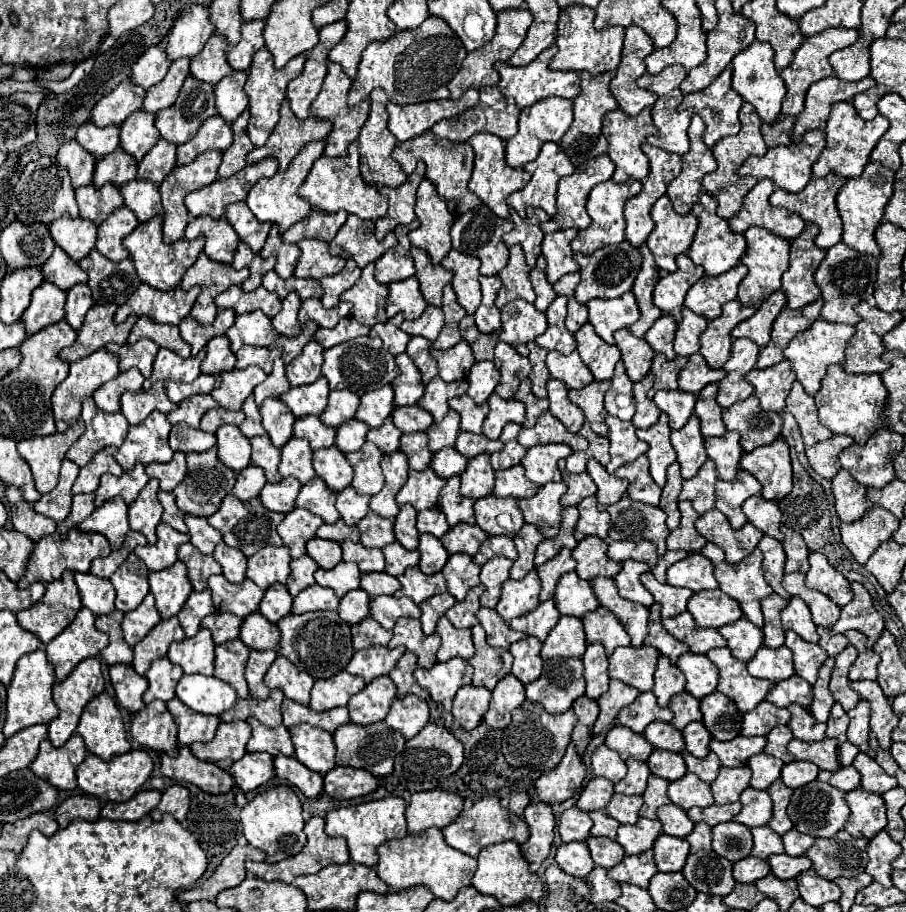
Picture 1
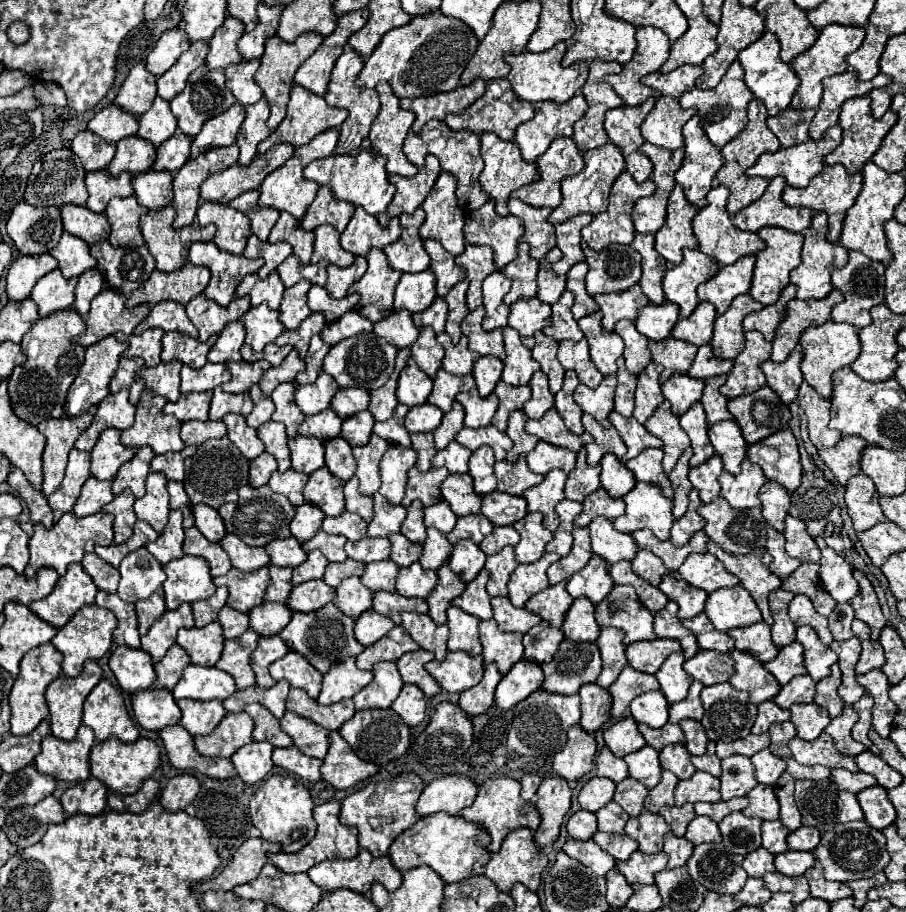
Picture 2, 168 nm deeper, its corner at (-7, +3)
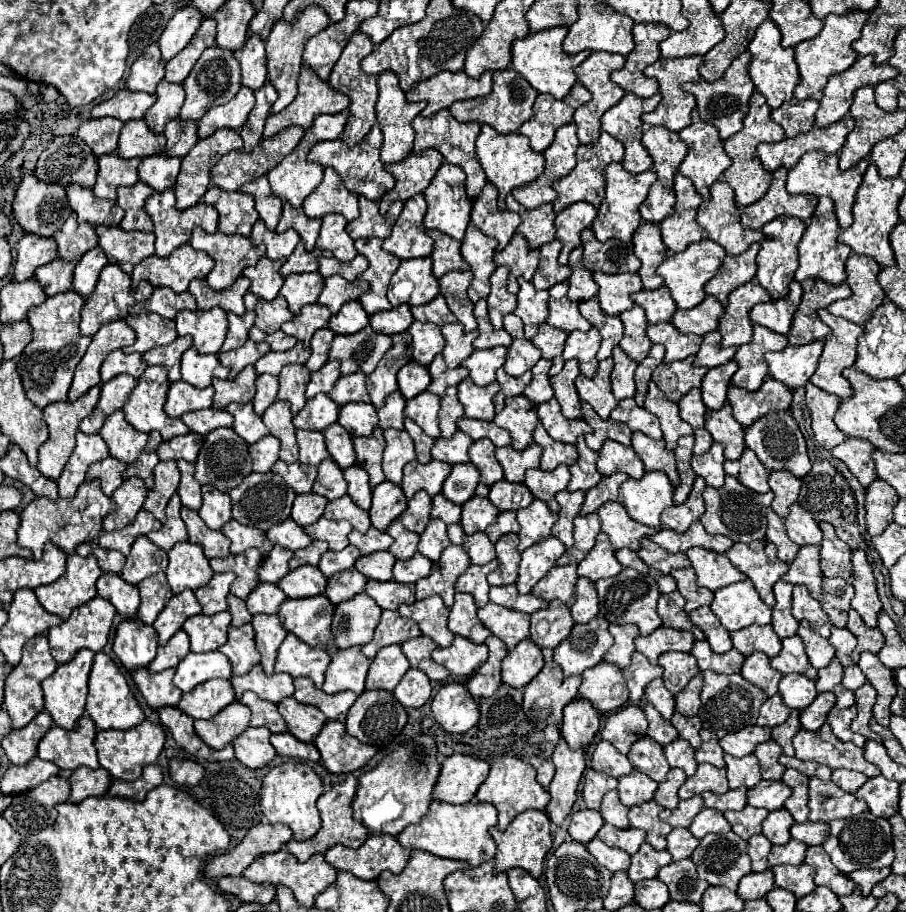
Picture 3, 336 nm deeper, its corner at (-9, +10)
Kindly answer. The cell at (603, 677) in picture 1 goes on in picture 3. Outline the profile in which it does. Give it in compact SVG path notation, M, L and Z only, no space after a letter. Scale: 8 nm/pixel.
M610 624L610 634L614 636L614 644L604 654L604 660L614 662L620 668L626 668L636 650L634 640L640 636L640 632L638 632L638 628L634 628L634 624L624 624L624 626Z

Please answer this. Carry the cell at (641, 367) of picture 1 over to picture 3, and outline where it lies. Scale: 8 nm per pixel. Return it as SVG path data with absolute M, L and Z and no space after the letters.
M634 306L632 310L626 310L620 314L622 324L624 324L624 338L620 340L620 348L636 362L642 362L650 348L652 342L646 336L646 328L648 328L648 320L644 316L644 308L642 306Z

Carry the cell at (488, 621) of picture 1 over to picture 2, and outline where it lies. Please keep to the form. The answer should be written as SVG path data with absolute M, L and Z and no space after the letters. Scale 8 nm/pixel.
M494 597L492 599L492 609L494 609L494 619L498 623L500 631L508 633L528 633L530 627L538 625L542 619L538 615L532 615L524 609L518 609L510 603L506 597Z

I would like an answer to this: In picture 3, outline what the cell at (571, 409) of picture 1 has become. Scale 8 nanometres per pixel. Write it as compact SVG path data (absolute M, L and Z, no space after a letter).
M566 360L564 370L554 376L550 380L552 388L554 388L554 398L560 402L562 406L562 414L566 418L582 418L582 410L580 410L580 396L576 392L574 380L580 374L578 370L578 360Z

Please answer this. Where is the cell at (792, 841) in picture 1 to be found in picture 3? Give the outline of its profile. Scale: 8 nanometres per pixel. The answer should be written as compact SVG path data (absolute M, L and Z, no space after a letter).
M804 822L804 824L794 824L790 828L792 838L808 844L808 846L820 846L826 842L826 838L830 836L830 826L826 822Z

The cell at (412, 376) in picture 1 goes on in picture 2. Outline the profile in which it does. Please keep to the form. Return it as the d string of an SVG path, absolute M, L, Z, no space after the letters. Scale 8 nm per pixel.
M408 355L406 367L402 369L398 379L398 389L396 389L398 401L406 407L414 407L422 405L430 393L432 393L432 379L416 365L412 355Z

